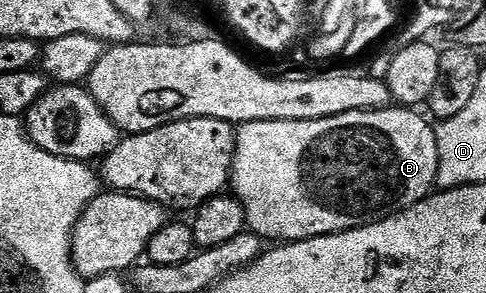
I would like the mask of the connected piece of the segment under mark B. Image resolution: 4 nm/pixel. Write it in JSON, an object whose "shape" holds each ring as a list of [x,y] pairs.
{"shape":[[[389,106],[378,110],[350,110],[346,114],[334,114],[330,118],[317,120],[255,120],[239,125],[236,128],[236,153],[232,163],[230,188],[244,208],[247,231],[264,242],[291,242],[333,236],[336,232],[360,228],[363,224],[372,224],[375,220],[392,216],[433,195],[438,178],[438,138],[435,127],[431,123],[428,125],[429,117],[419,116],[416,112],[419,111],[408,106]]]}

